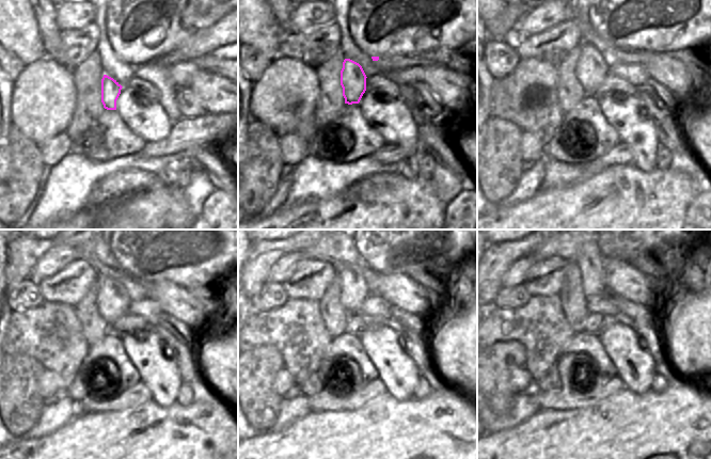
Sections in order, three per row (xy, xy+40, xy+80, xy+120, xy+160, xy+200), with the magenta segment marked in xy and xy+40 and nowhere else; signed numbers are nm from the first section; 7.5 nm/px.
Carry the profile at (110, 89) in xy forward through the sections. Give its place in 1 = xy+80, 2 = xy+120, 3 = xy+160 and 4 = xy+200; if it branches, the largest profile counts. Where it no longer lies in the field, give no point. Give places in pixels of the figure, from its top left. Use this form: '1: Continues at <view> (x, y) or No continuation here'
1: Continues at xy+80 (597, 57)
2: Continues at xy+120 (116, 288)
3: Continues at xy+160 (358, 281)
4: Continues at xy+200 (584, 251).

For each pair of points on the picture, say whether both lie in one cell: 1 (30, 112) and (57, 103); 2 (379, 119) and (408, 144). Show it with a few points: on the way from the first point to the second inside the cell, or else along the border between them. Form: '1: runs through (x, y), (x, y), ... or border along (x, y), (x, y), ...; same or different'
1: border along (37, 82), (48, 99), (45, 119), (52, 130); different
2: runs through (386, 123), (400, 137); same

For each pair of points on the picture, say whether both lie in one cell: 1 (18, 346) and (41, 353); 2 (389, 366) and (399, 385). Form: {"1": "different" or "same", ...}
{"1": "same", "2": "same"}

